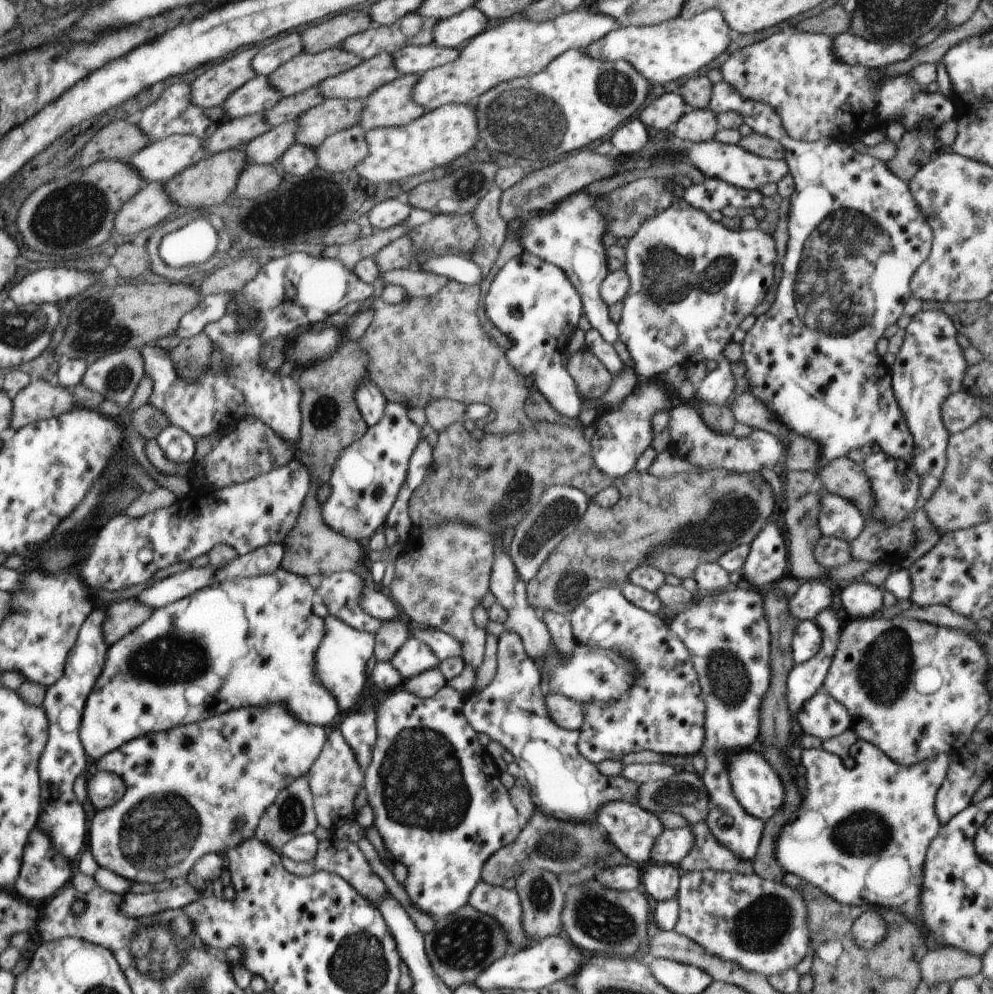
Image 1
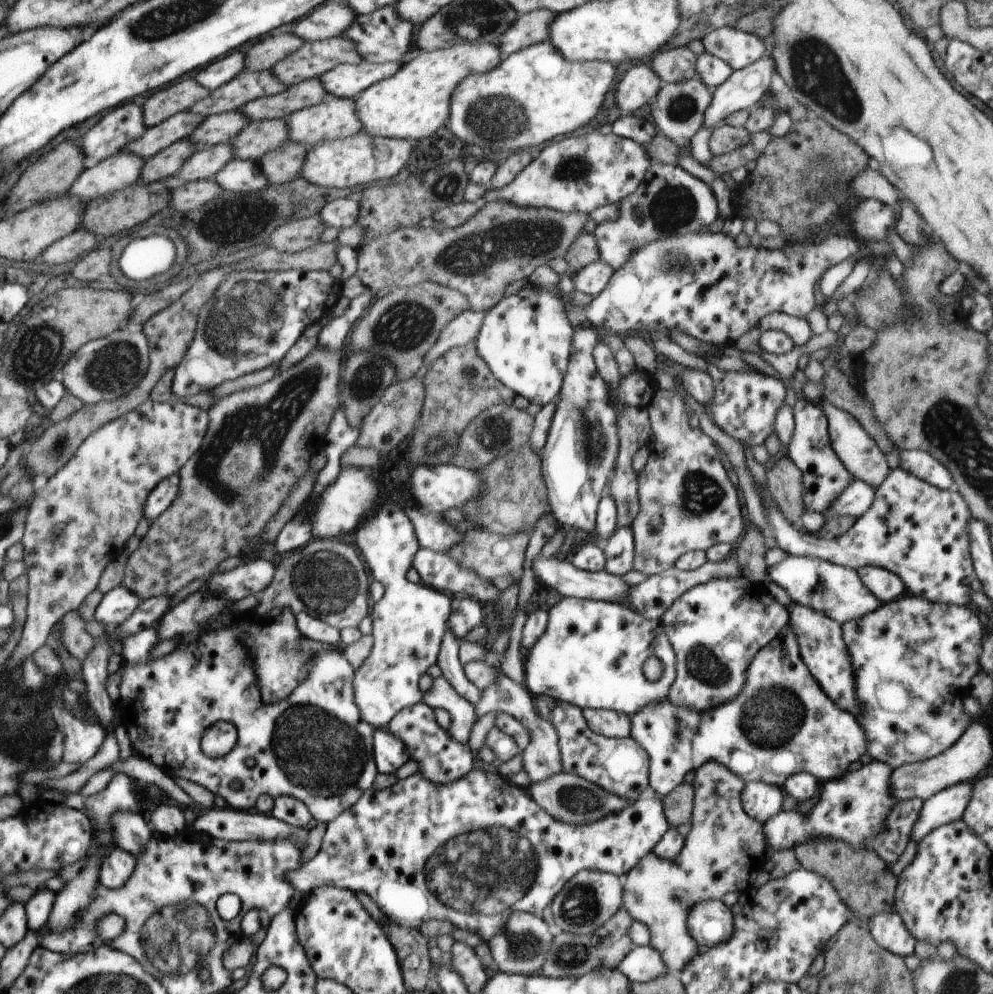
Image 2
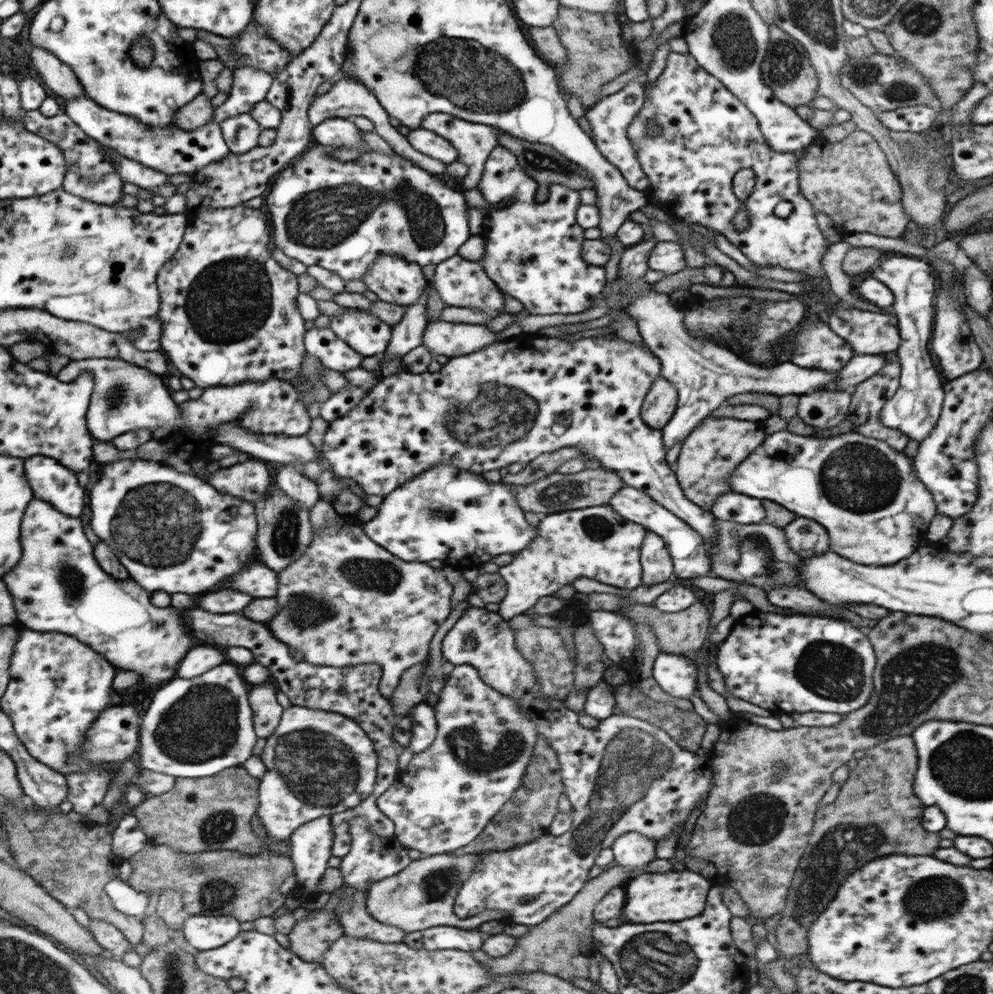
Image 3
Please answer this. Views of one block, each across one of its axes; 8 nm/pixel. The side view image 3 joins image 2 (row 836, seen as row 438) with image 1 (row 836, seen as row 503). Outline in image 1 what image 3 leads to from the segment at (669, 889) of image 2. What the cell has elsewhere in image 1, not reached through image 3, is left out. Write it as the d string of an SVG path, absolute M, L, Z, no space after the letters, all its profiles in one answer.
M699 822L690 827L694 834L694 846L677 866L682 872L740 872L754 874L753 862L742 860L730 848L722 846L712 834L706 822Z

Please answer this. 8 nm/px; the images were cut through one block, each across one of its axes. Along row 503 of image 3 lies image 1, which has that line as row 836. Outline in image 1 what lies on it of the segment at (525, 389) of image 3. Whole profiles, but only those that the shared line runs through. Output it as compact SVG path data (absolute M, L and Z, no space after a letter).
M690 827L664 829L656 838L652 852L648 853L649 862L678 866L694 846L694 834Z

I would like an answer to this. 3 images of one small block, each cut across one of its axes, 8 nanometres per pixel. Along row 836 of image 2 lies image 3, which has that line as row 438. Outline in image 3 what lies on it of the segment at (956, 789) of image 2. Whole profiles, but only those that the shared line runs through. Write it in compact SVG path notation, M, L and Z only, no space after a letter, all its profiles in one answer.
M908 255L884 256L879 259L878 264L872 266L872 277L883 282L893 292L892 308L898 319L901 336L901 343L897 348L901 364L899 387L894 396L884 403L879 419L884 426L901 430L918 443L926 440L929 432L934 428L945 397L940 376L928 353L932 320L935 320L932 298L937 291L934 286L935 277L932 276L930 267L929 261Z

